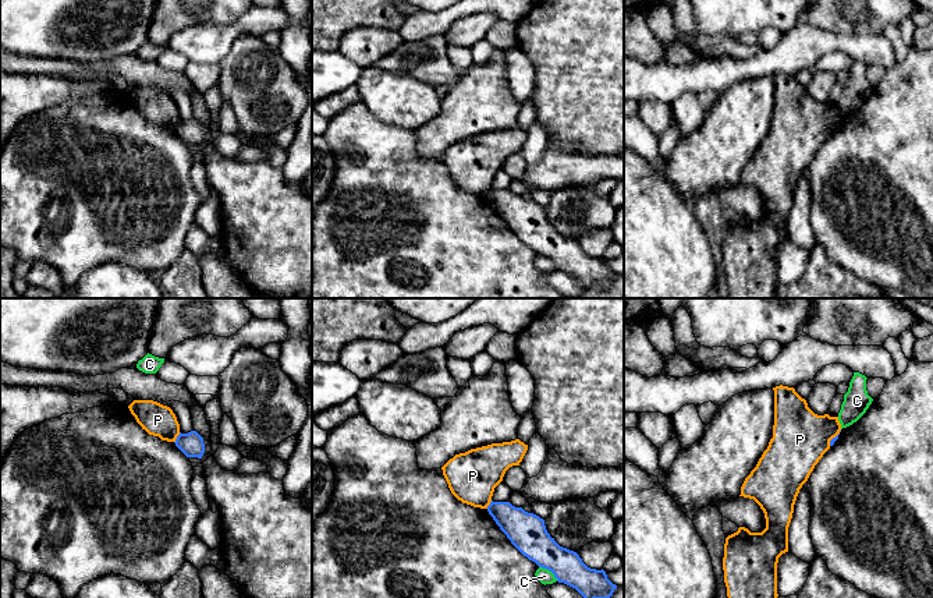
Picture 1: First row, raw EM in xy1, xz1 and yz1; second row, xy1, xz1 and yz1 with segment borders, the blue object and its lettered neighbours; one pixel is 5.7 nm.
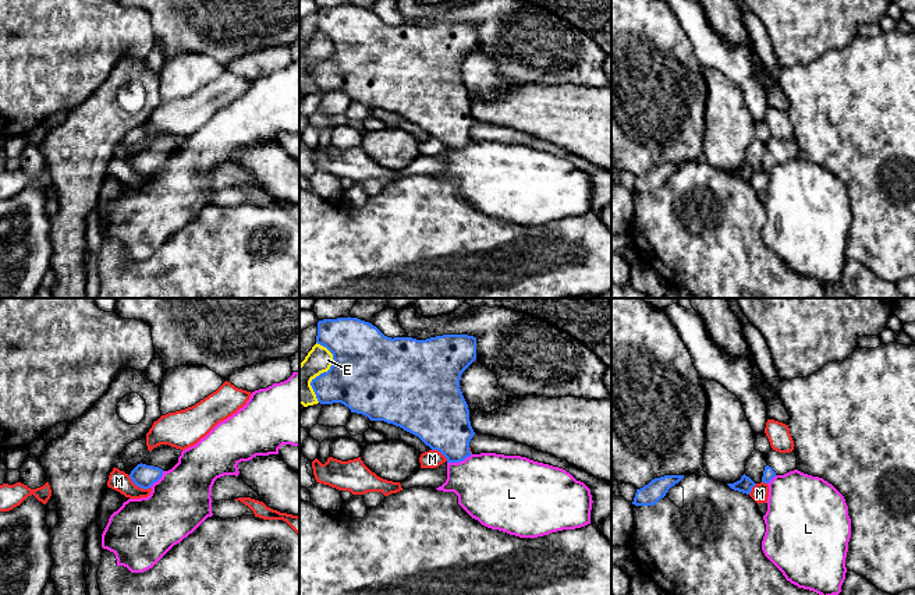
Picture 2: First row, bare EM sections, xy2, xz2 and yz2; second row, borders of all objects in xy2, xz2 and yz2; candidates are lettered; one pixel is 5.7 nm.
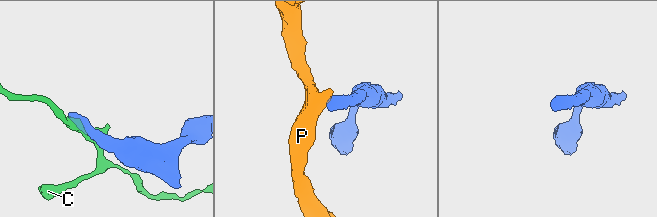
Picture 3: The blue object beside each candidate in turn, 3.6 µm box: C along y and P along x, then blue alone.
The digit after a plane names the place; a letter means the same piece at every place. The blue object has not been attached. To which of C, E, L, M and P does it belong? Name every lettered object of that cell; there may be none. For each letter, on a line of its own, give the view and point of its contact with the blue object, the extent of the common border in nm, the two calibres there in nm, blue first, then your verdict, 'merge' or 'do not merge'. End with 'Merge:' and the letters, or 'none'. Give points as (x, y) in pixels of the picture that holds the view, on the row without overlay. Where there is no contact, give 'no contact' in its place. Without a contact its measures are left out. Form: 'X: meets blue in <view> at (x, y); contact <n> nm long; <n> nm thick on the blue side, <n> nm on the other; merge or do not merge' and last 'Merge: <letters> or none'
C: meets blue in xz1 at (549, 257); contact 140 nm long; 220 nm thick on the blue side, 90 nm on the other; do not merge
E: meets blue in xz2 at (325, 60); contact 360 nm long; 440 nm thick on the blue side, 150 nm on the other; do not merge
L: meets blue in xz2 at (458, 149); contact 160 nm long; 320 nm thick on the blue side, 400 nm on the other; do not merge
M: meets blue in xy2 at (138, 173); contact 150 nm long; 140 nm thick on the blue side, 120 nm on the other; do not merge
P: meets blue in xy1 at (177, 126); contact 70 nm long; 140 nm thick on the blue side, 190 nm on the other; do not merge
Merge: none

